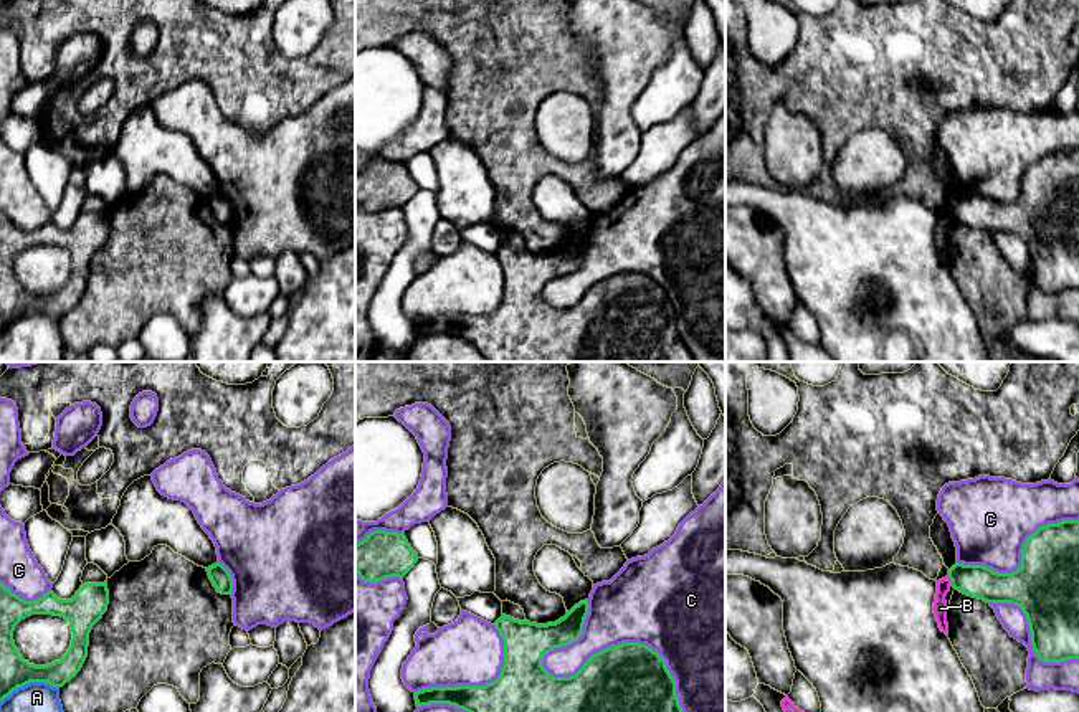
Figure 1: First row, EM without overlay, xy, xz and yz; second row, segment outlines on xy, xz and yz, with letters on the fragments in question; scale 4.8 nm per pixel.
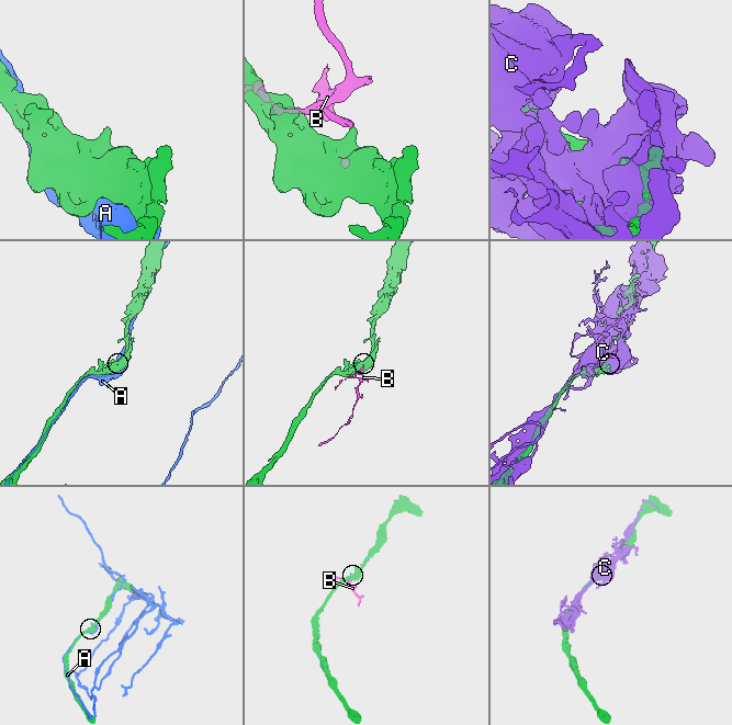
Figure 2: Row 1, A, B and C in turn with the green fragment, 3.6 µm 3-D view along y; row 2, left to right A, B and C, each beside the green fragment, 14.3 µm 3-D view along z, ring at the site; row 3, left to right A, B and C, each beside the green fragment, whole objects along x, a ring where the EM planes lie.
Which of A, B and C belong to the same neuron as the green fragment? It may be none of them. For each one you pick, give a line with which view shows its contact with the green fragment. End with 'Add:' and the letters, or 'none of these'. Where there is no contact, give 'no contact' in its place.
Add: none of these

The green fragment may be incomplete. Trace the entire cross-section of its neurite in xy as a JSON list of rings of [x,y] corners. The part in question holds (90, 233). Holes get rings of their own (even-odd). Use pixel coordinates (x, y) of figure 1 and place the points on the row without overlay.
[[[107,211],[84,213],[71,230],[59,230],[53,221],[25,231],[0,213],[0,332],[30,312],[63,317],[81,301],[89,276],[89,263],[109,235]],[[31,244],[53,244],[69,251],[73,269],[68,282],[46,296],[23,289],[13,271],[15,256]]]

